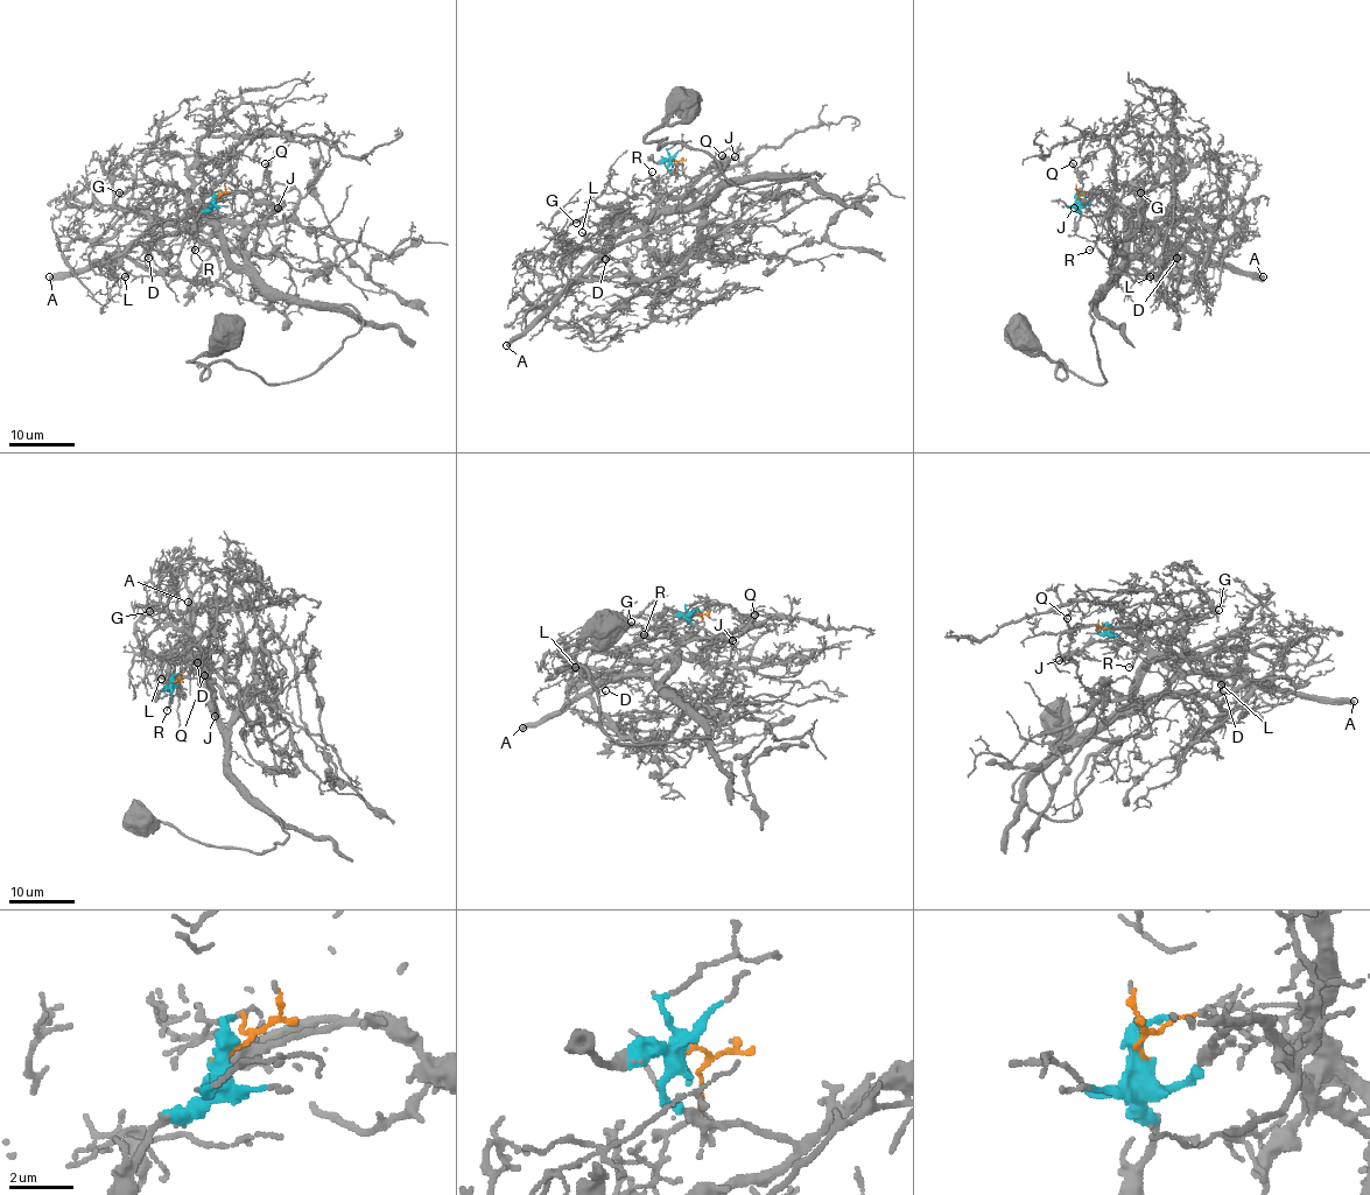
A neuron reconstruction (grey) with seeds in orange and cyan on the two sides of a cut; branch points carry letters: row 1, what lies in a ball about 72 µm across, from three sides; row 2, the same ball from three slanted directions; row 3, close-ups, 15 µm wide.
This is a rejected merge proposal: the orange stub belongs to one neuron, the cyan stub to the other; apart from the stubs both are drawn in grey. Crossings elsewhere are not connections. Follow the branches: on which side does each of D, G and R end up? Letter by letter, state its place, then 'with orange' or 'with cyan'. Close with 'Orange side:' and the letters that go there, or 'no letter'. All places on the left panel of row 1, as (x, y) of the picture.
D: place (148, 258); with orange
G: place (119, 192); with orange
R: place (195, 250); with cyan
Orange side: D, G

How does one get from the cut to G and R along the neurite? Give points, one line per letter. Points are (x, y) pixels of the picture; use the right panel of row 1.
G: (1079, 199), (1088, 191), (1115, 196), (1132, 209), (1139, 192), (1131, 183), (1139, 176), (1144, 181), (1140, 192)
R: (1079, 199), (1086, 205), (1101, 192), (1112, 204), (1095, 246), (1088, 250)

